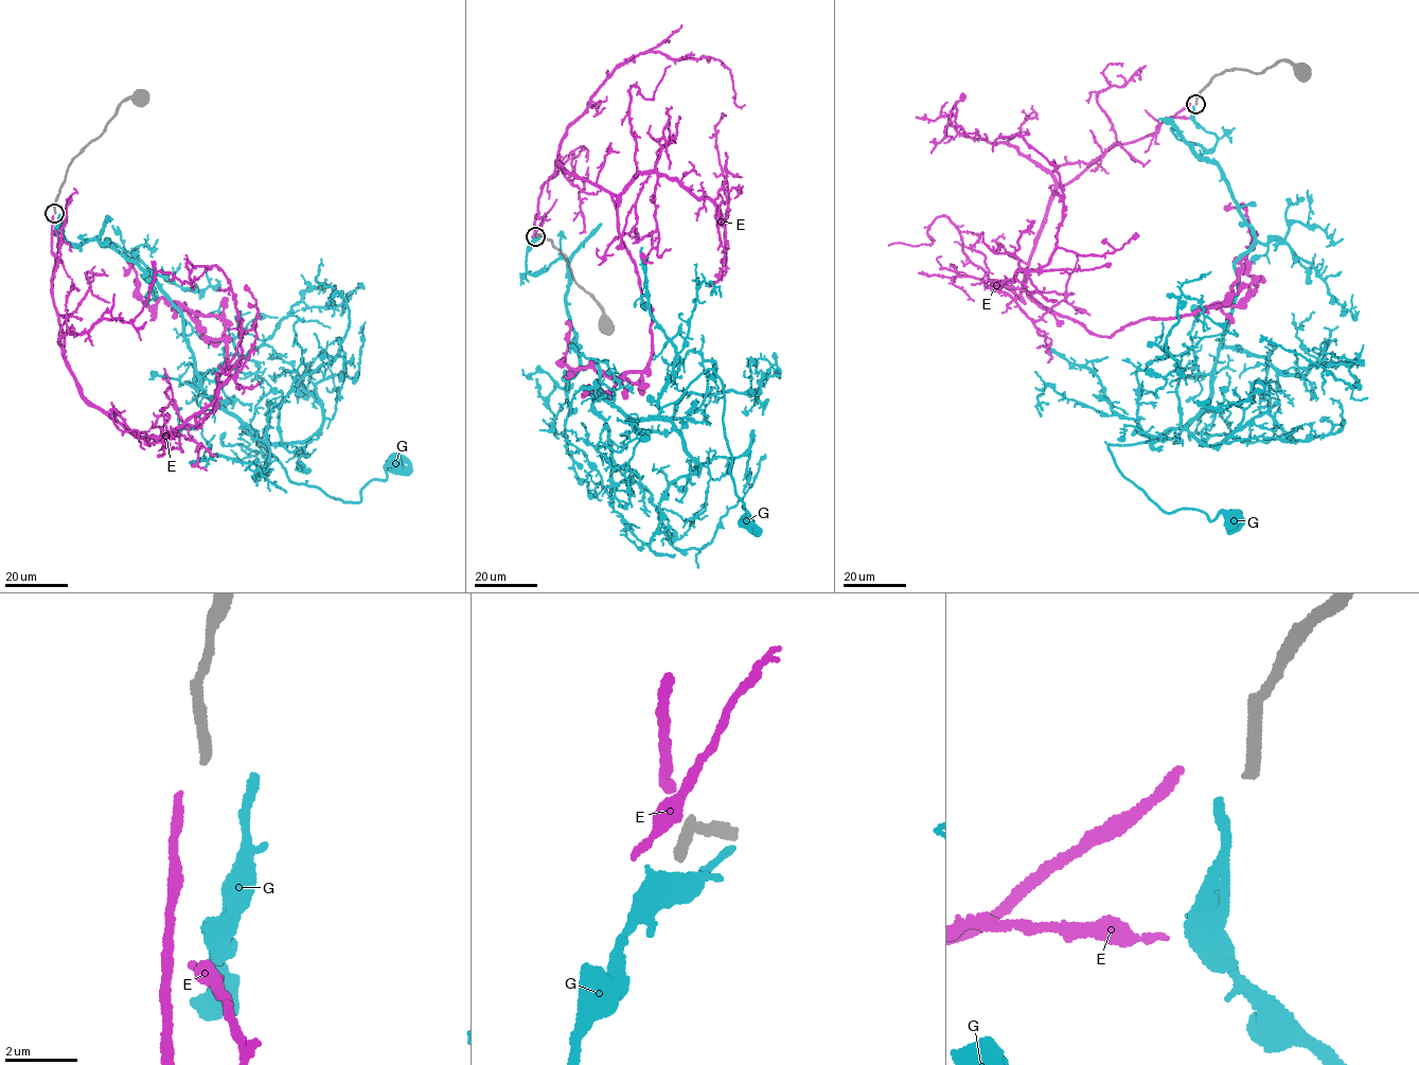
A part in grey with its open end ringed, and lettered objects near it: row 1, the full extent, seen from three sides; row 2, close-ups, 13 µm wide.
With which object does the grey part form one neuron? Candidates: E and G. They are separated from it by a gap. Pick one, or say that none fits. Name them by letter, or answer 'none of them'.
none of them

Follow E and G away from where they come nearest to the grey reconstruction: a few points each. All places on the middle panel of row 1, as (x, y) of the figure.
E: (535, 231), (541, 187), (556, 163), (610, 193), (652, 317), (642, 382), (561, 362), (566, 321)
G: (539, 236), (527, 271), (566, 260), (577, 353), (603, 400), (652, 419), (719, 375), (746, 524)

